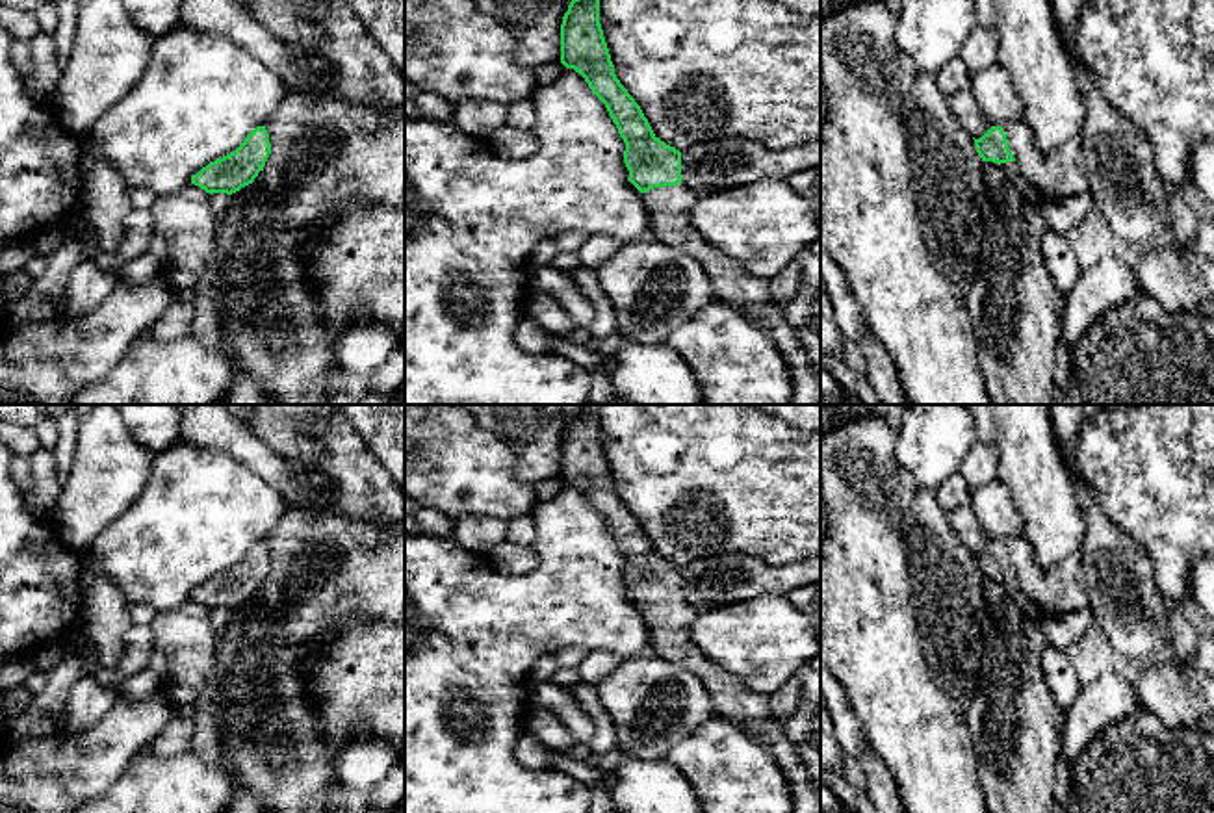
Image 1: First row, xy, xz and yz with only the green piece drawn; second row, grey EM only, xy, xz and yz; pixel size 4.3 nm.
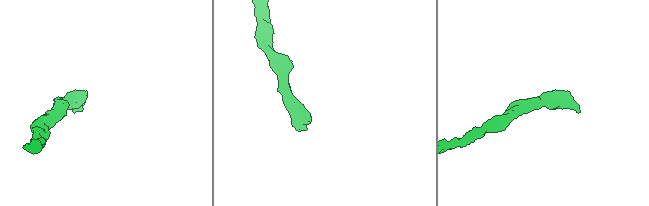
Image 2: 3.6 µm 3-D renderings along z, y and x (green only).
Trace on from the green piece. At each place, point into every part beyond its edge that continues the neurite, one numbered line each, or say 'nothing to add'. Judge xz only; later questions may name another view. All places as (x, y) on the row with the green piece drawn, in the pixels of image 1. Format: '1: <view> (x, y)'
1: xz (669, 208)

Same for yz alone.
1: yz (1057, 175)

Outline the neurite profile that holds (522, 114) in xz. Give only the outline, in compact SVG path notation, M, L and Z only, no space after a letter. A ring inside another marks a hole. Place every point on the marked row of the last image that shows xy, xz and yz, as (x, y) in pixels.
M523 98L509 106L509 124L520 130L535 128L535 98Z

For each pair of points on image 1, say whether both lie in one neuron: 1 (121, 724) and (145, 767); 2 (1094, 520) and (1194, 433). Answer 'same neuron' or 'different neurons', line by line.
1: different neurons
2: different neurons

